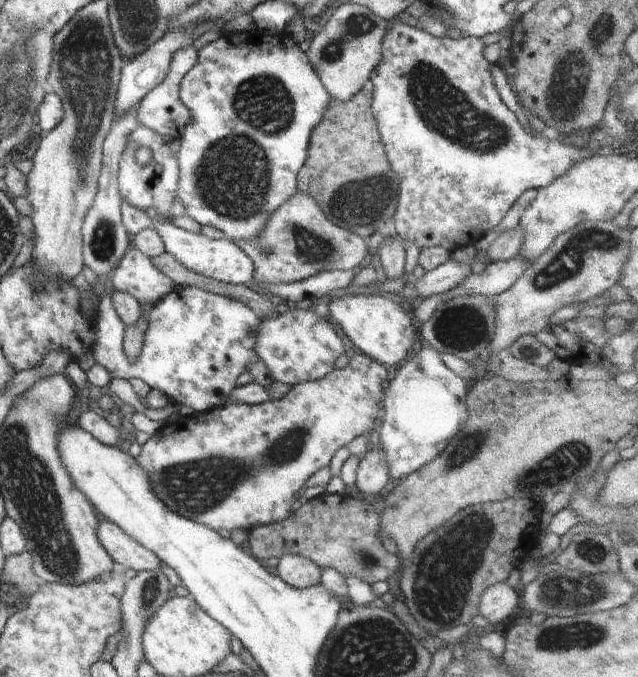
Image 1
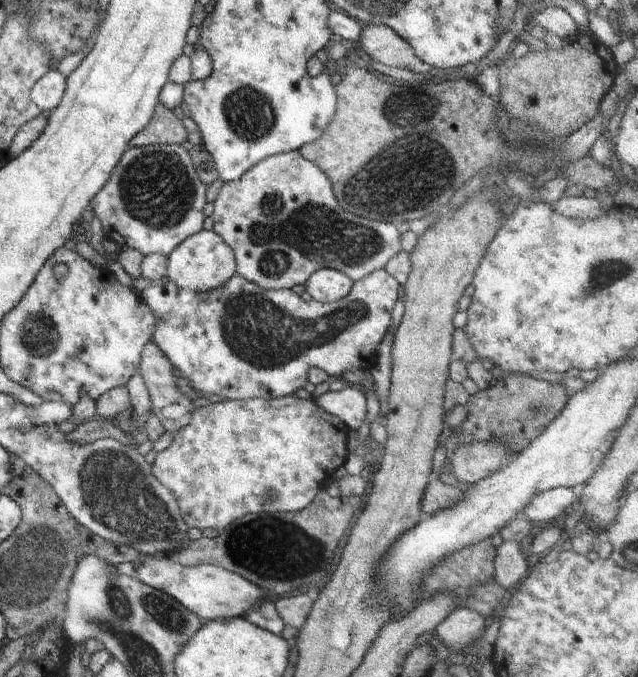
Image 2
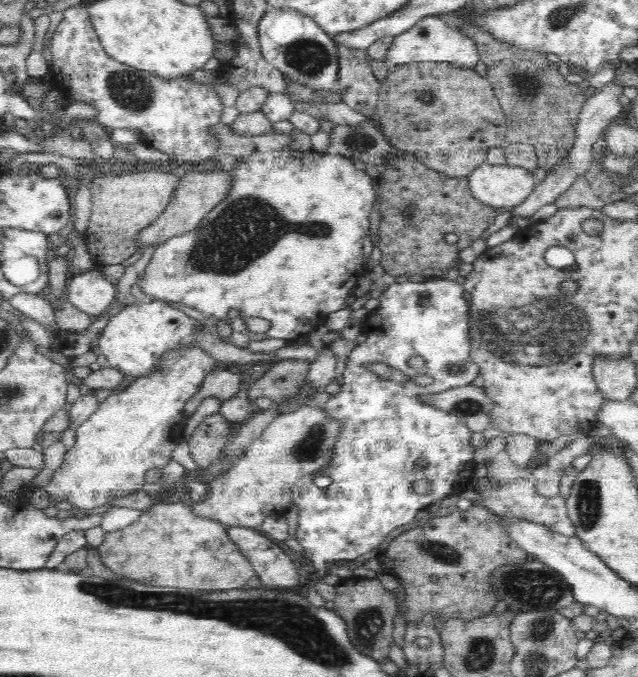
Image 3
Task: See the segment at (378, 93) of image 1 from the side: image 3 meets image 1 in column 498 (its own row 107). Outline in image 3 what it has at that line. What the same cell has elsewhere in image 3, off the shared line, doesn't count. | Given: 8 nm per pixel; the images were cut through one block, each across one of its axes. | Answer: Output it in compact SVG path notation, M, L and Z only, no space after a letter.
M79 4L69 7L63 14L64 19L58 24L51 38L53 62L47 73L49 88L56 88L64 97L75 98L73 102L82 101L94 105L98 109L97 123L104 129L112 132L123 128L140 131L142 142L160 149L172 160L185 166L189 162L197 165L207 158L221 154L217 148L216 135L212 135L212 128L221 123L220 115L224 106L210 84L191 81L186 75L164 79L152 72L138 71L126 64L118 63L106 55L94 31L86 5Z

